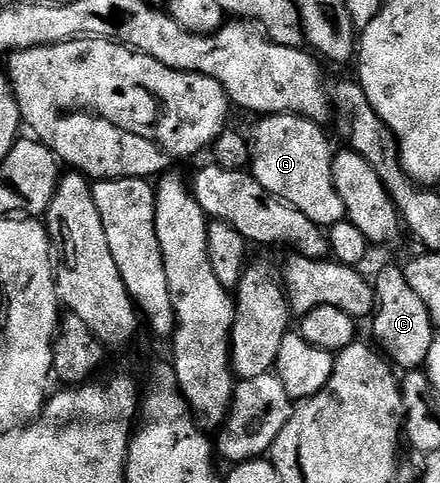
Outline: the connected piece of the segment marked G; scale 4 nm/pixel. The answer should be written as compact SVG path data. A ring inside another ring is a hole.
M265 115L249 135L249 171L271 195L300 210L322 229L344 222L347 207L333 185L331 143L324 128L300 115Z

